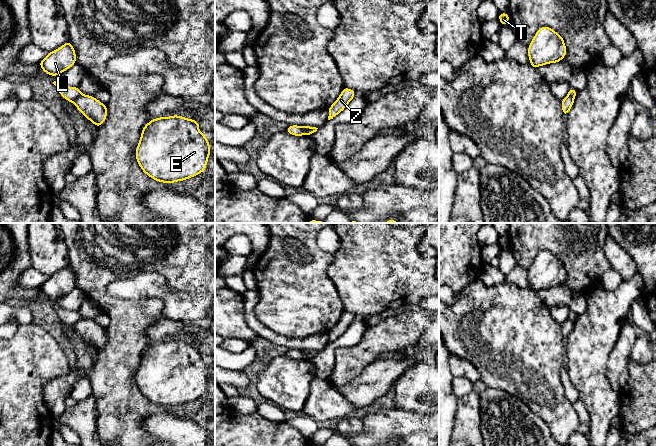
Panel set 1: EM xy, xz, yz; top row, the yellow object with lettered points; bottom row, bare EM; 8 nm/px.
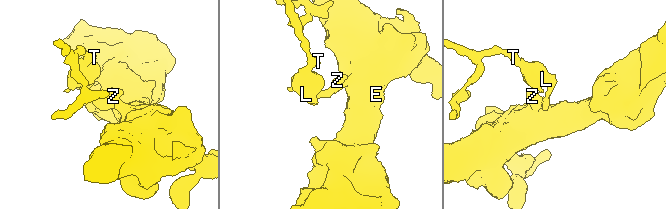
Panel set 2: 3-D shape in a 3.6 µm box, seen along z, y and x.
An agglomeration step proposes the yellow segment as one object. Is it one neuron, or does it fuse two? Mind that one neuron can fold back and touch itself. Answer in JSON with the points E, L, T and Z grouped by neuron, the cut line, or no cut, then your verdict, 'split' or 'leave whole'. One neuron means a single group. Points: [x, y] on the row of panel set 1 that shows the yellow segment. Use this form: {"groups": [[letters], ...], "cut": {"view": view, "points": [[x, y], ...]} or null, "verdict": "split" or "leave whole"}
{"groups": [["E", "Z"], ["L", "T"]], "cut": {"view": "xy", "points": [[81, 94], [72, 102]]}, "verdict": "split"}

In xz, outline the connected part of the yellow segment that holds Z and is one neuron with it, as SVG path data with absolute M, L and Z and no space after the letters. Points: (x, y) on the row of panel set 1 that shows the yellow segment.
M344 87L337 100L328 109L328 120L333 119L336 115L342 112L354 98L355 94L356 91Z

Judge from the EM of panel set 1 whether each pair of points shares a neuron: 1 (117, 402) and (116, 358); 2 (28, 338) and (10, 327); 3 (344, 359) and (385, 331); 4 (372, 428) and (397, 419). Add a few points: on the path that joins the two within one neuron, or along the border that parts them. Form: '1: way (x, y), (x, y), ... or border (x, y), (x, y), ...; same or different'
1: way (116, 391), (116, 369); same
2: border (19, 326), (10, 337); different
3: way (354, 359), (375, 341); same
4: way (378, 428), (391, 425); same

